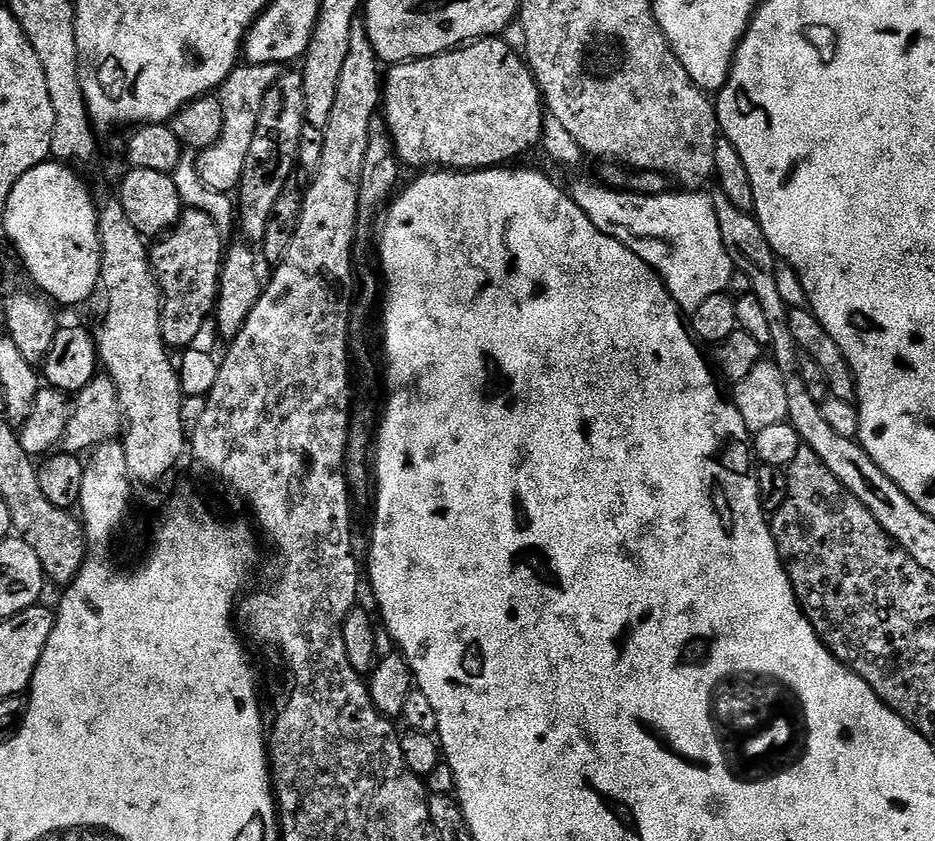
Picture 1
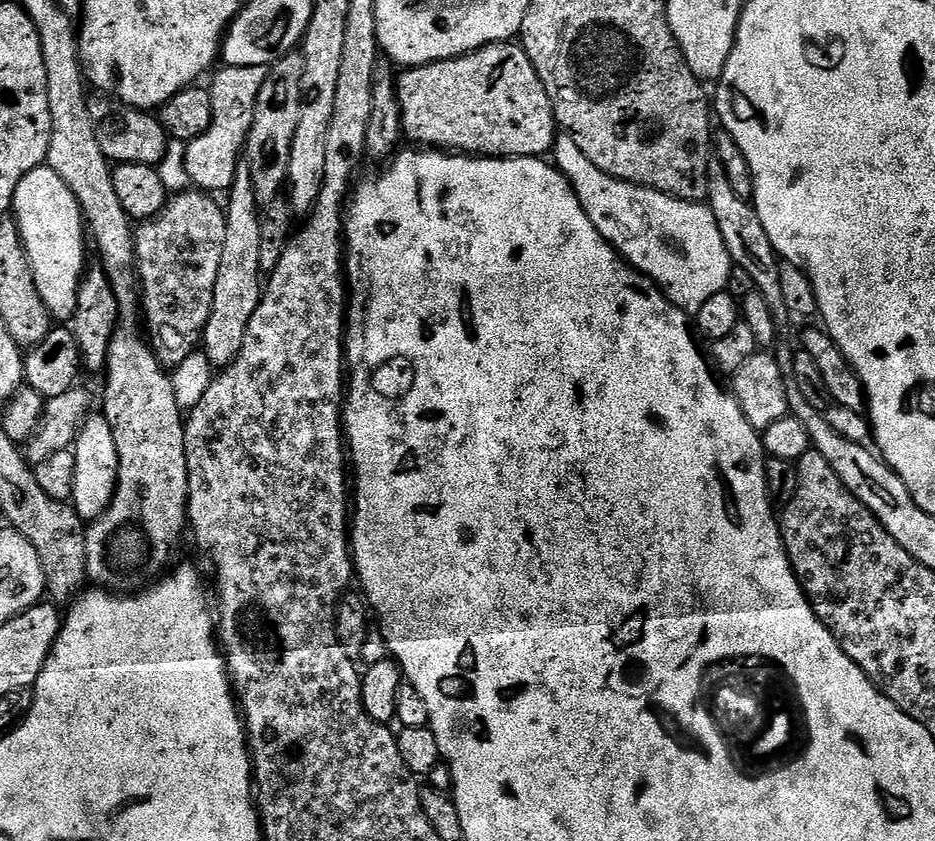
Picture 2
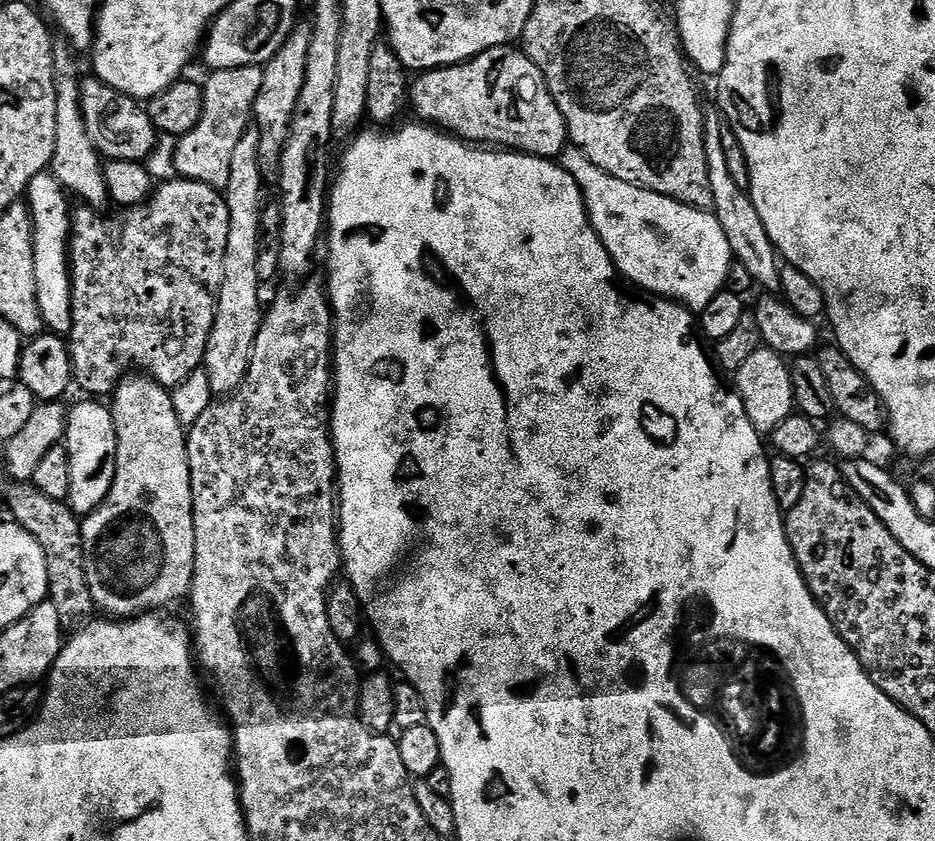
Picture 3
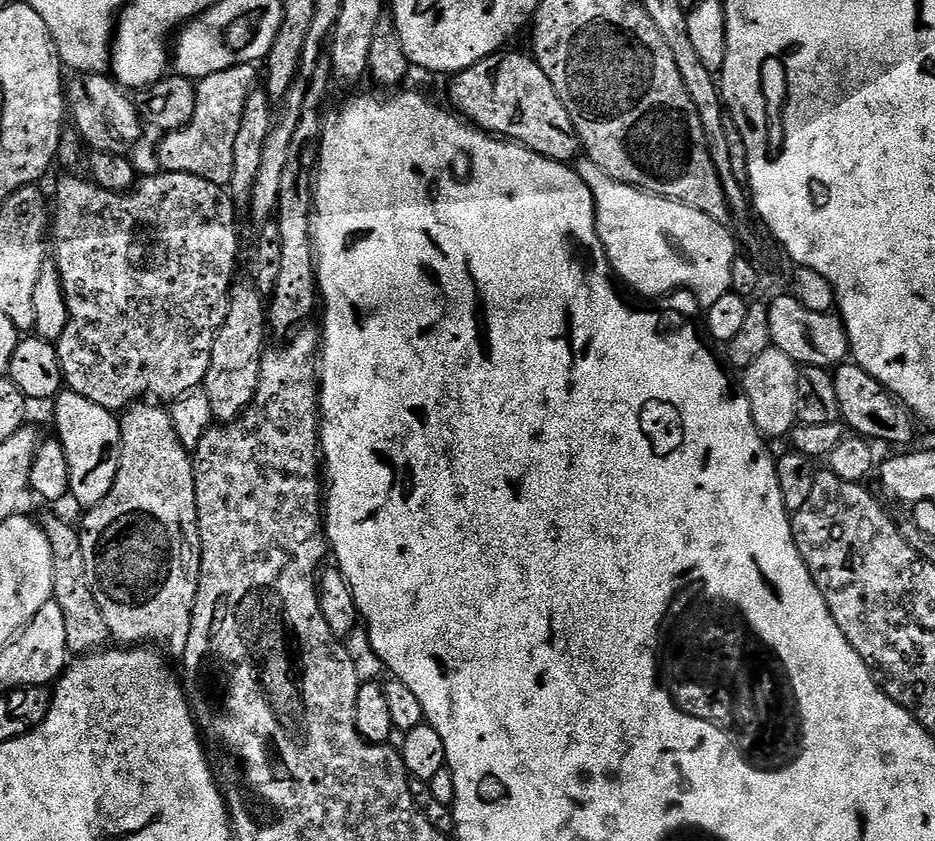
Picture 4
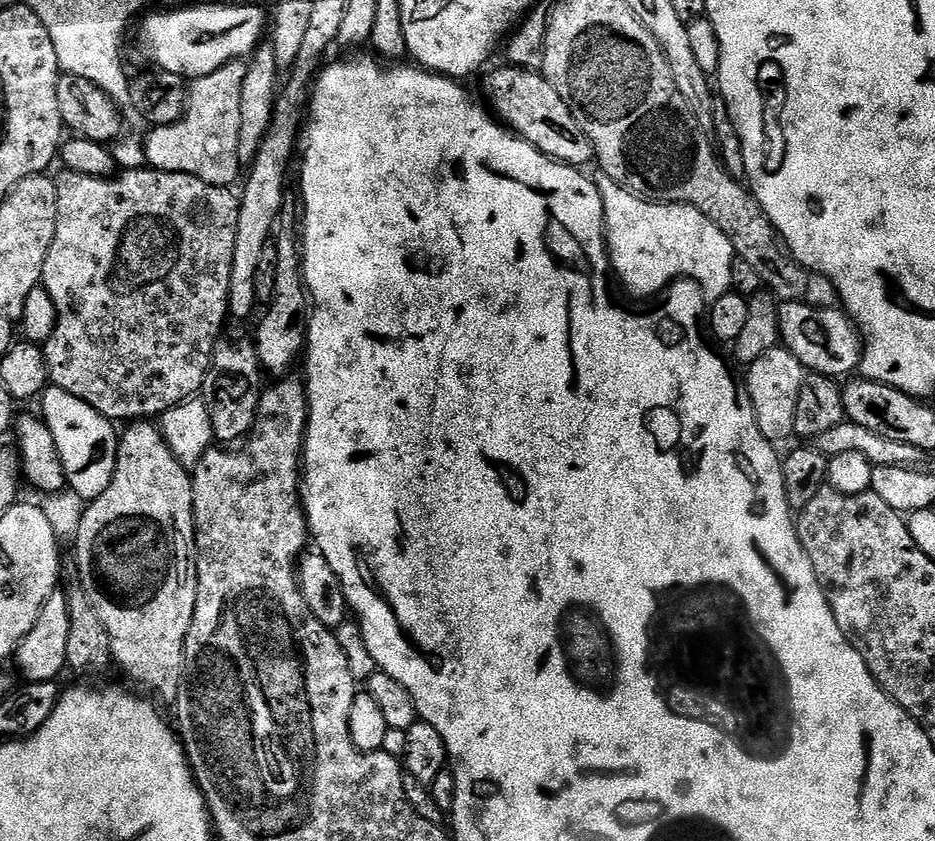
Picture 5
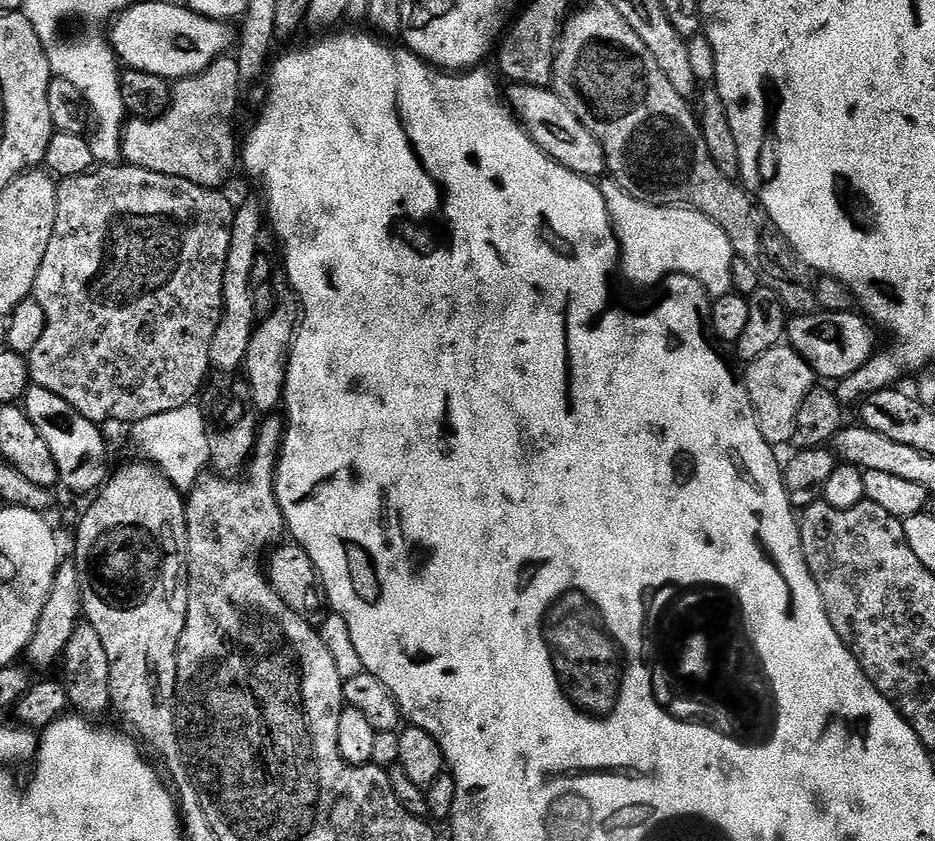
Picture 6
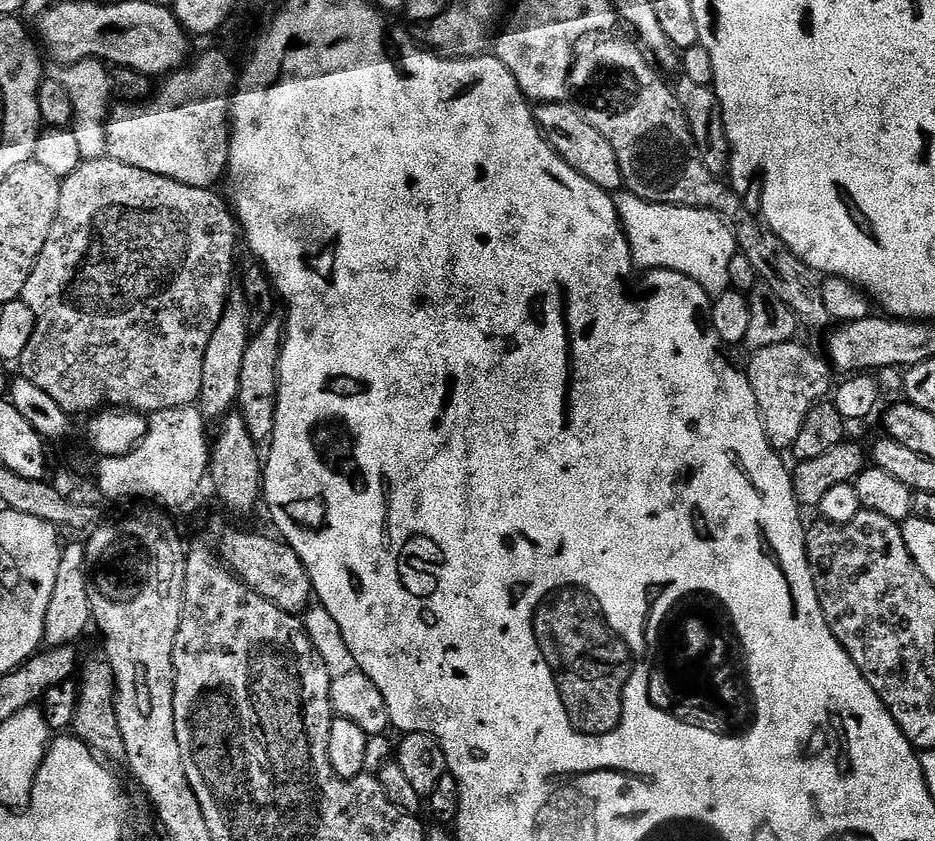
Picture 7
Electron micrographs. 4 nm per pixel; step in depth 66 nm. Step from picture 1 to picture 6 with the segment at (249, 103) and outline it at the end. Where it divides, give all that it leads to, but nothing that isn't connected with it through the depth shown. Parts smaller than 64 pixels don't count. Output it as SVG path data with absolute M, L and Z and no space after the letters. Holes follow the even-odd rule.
M225 54L197 76L188 76L179 81L172 90L172 105L164 115L154 120L132 118L127 121L122 133L123 159L133 168L145 168L158 174L170 174L186 178L203 188L223 189L224 183L238 168L238 140L236 144L236 107L240 104L240 71L235 55Z

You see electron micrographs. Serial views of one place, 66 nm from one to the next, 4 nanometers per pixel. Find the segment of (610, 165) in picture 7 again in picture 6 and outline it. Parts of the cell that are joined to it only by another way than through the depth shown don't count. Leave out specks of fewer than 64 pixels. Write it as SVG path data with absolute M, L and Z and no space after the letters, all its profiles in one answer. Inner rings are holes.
M512 84L507 89L506 100L515 117L520 121L529 138L552 160L558 161L579 176L600 178L607 173L608 163L604 157L602 146L586 126L570 110L570 106L551 87L535 88L529 84Z

